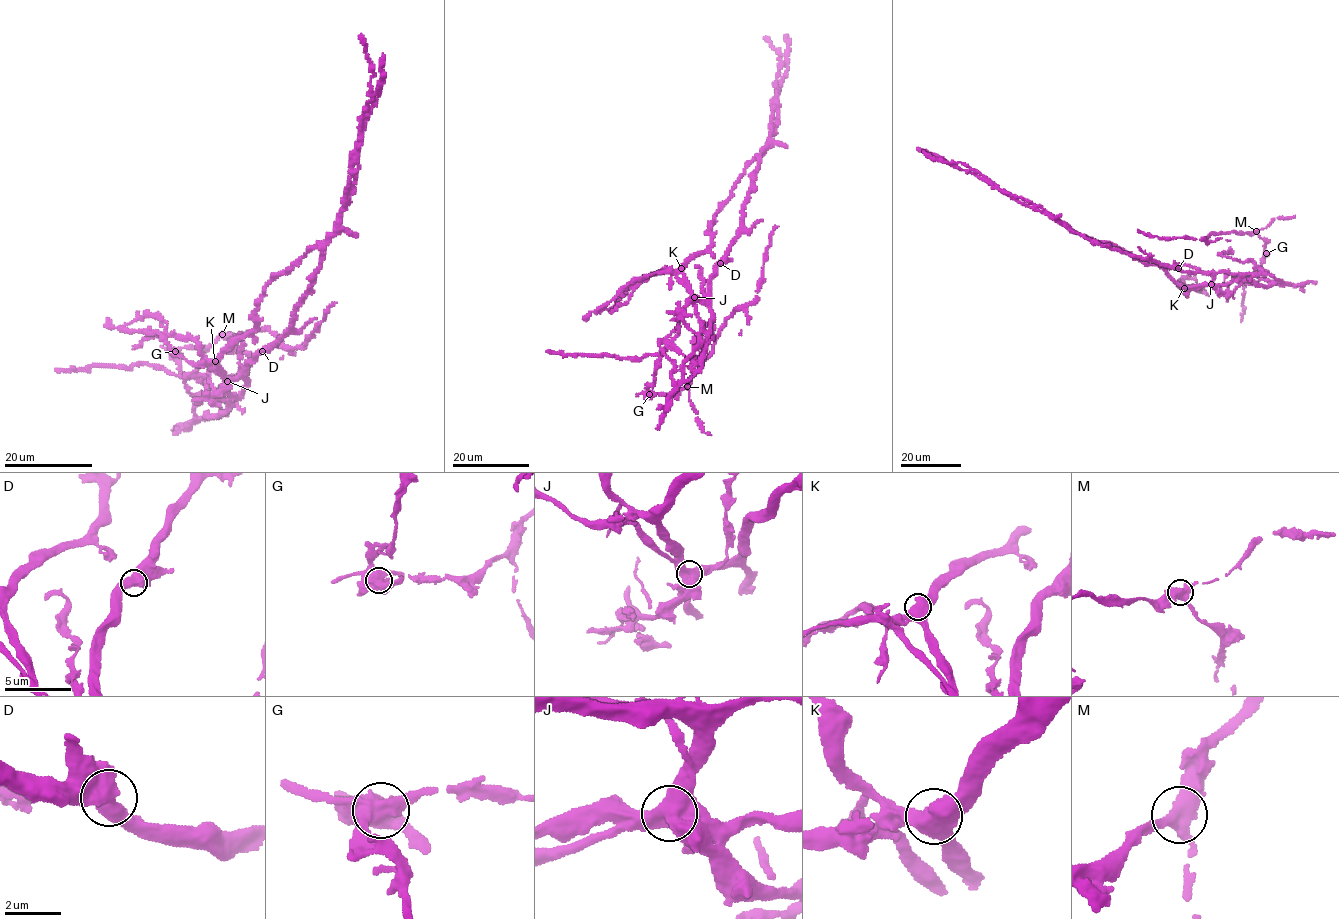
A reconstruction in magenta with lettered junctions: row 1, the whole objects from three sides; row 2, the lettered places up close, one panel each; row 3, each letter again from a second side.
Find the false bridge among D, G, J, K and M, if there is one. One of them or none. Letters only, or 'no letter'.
J

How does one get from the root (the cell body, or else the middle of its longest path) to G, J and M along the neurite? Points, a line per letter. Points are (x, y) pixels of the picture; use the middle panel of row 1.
G: (708, 283), (705, 300), (692, 302), (678, 316), (678, 335), (659, 361), (653, 385), (648, 388), (649, 394)
J: (708, 283), (705, 300), (694, 296)
M: (708, 283), (705, 300), (692, 302), (678, 316), (678, 335), (648, 390), (675, 394), (688, 386)

